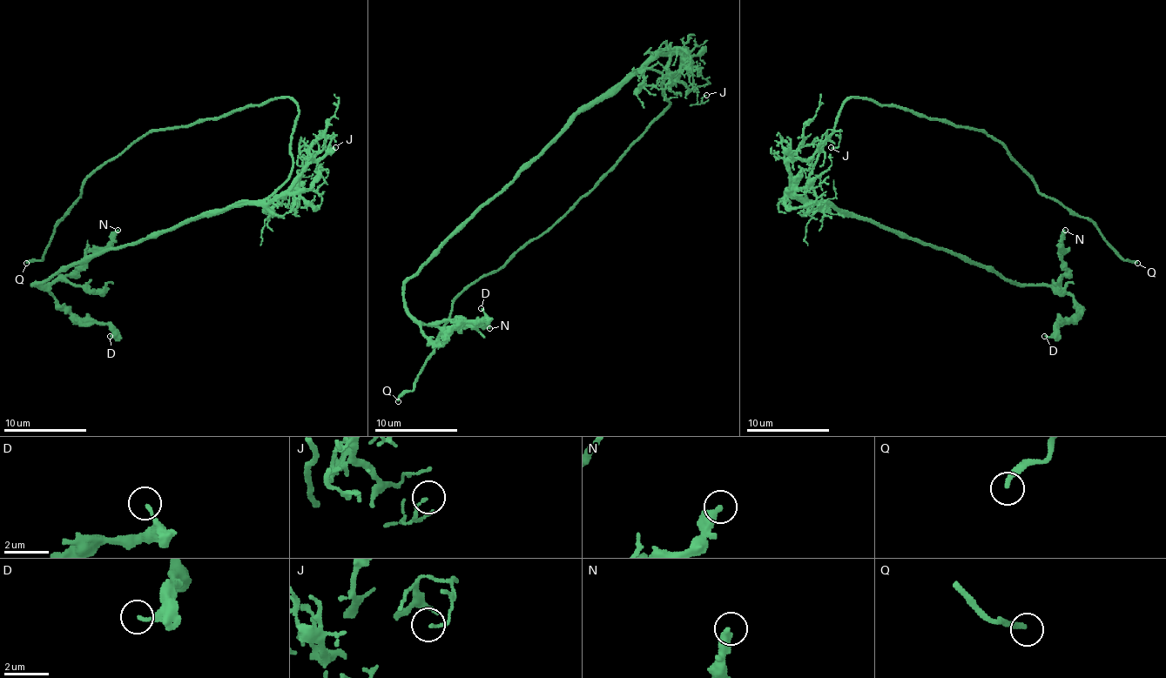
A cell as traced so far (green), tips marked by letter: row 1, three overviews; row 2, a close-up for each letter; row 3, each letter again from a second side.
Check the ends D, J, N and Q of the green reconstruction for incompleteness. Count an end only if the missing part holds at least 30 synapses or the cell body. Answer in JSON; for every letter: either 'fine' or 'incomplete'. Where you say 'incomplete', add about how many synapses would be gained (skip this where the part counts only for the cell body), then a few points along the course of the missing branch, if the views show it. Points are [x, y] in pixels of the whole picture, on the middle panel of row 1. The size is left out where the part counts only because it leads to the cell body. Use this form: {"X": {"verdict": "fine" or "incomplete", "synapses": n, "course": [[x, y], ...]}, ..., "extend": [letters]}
{"D": {"verdict": "fine"}, "J": {"verdict": "fine"}, "N": {"verdict": "fine"}, "Q": {"verdict": "incomplete", "course": [[398, 401], [398, 409], [386, 421]]}, "extend": ["Q"]}

